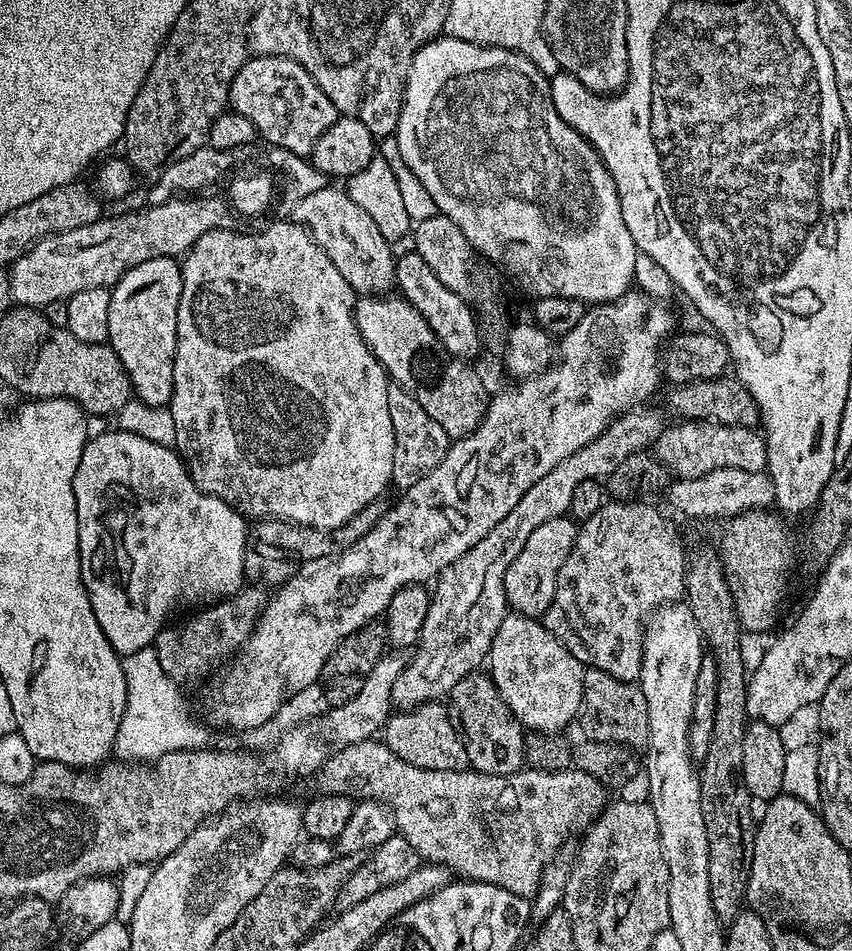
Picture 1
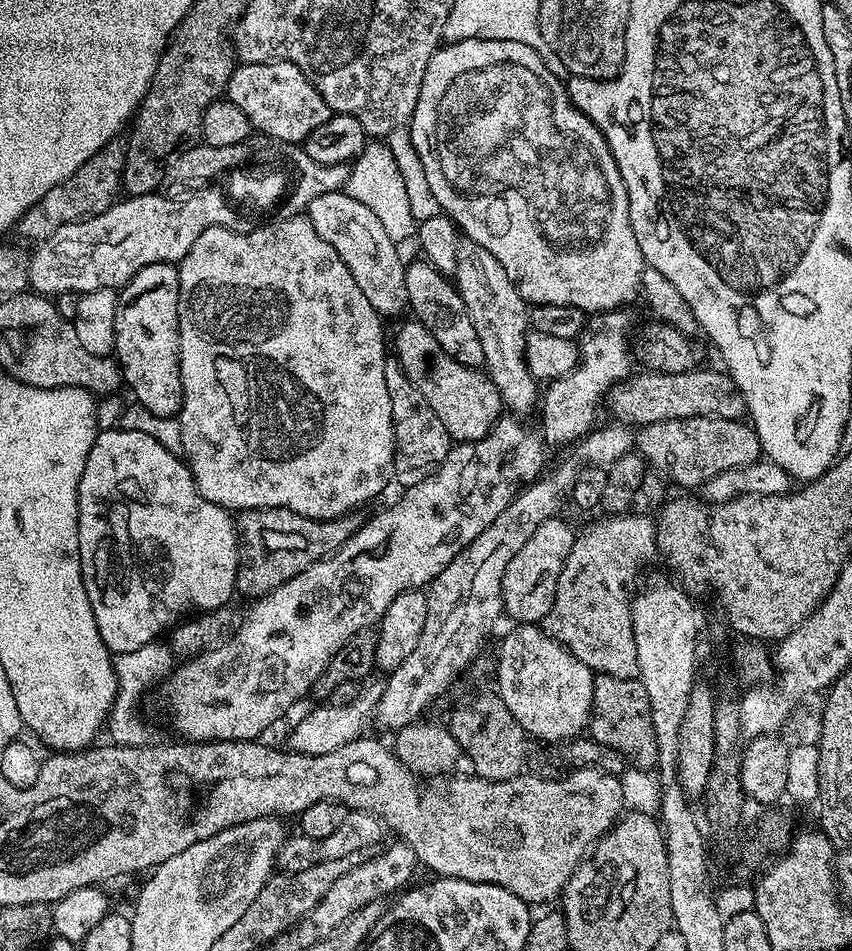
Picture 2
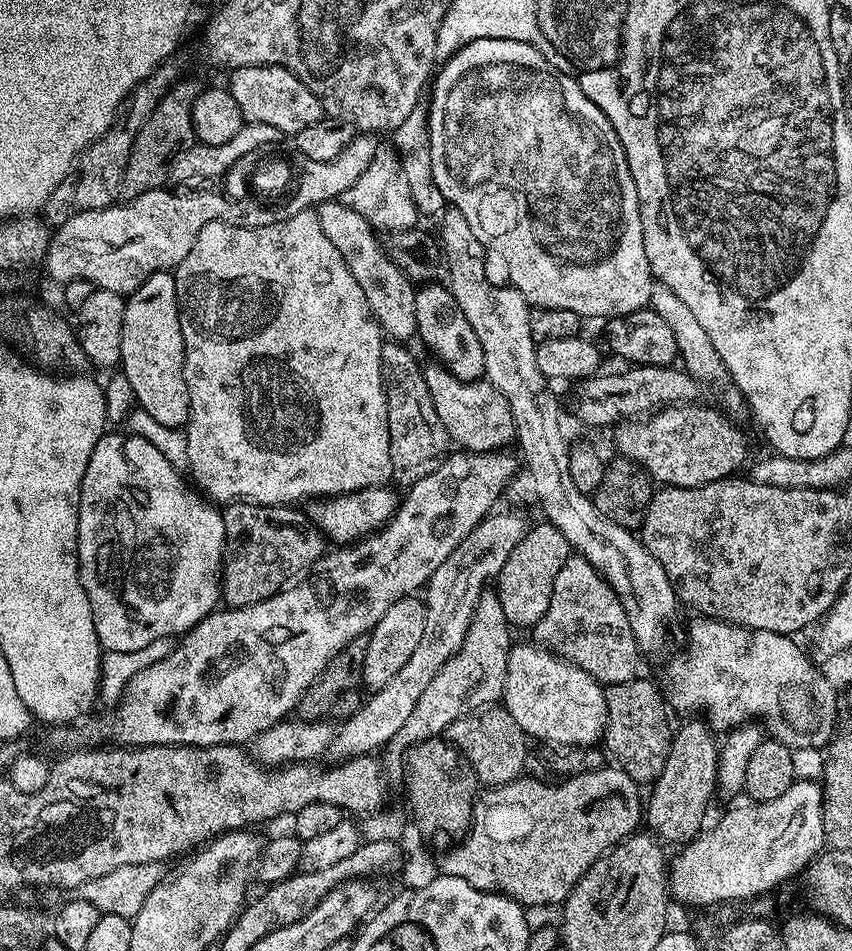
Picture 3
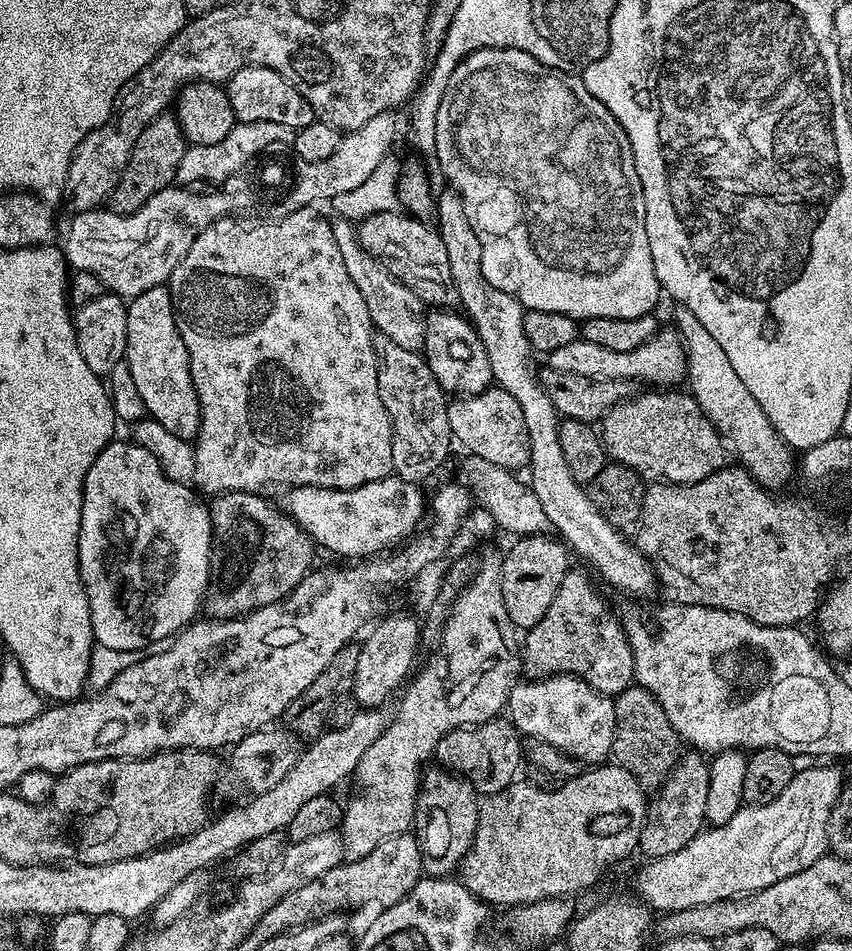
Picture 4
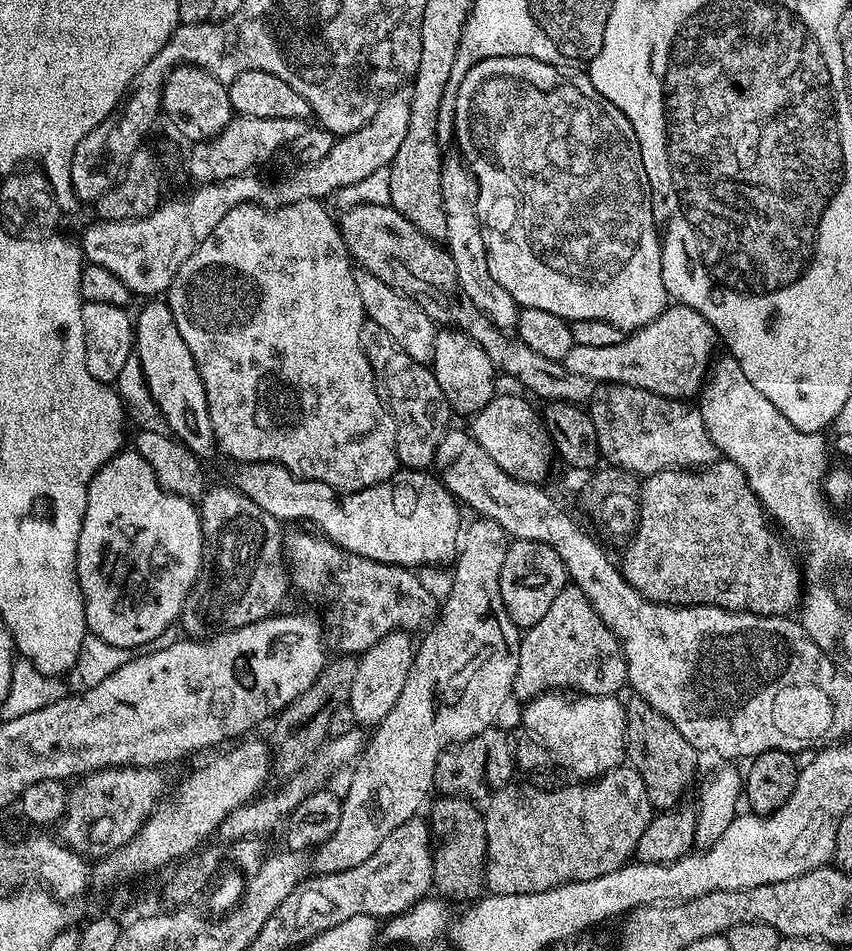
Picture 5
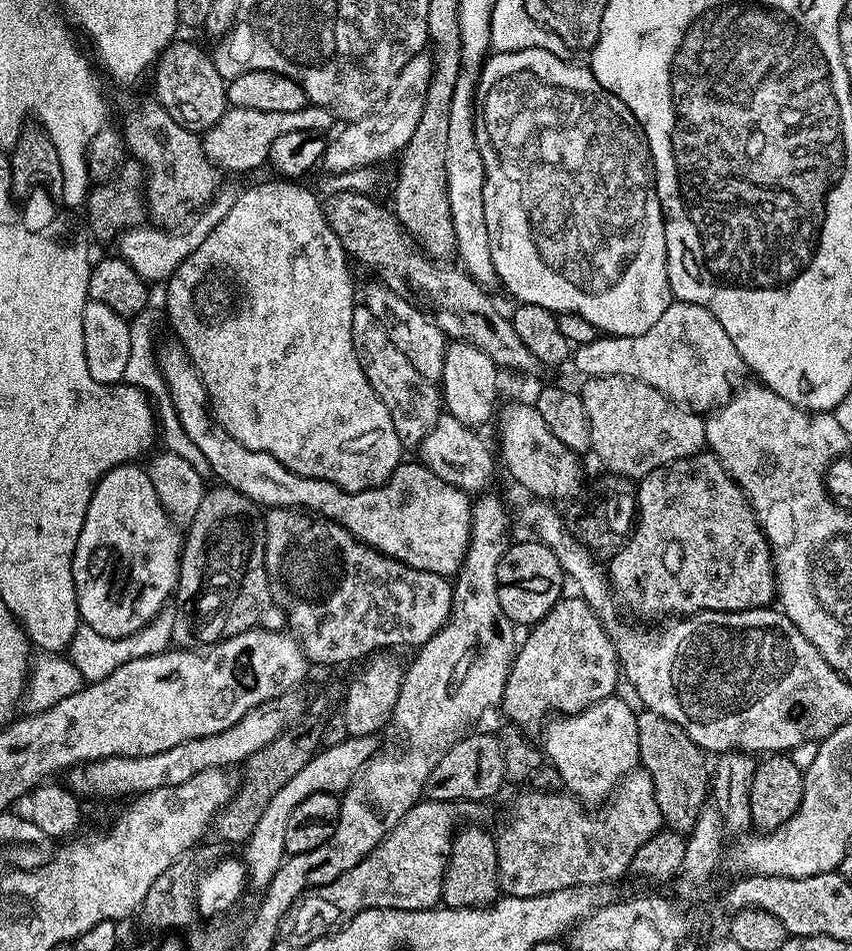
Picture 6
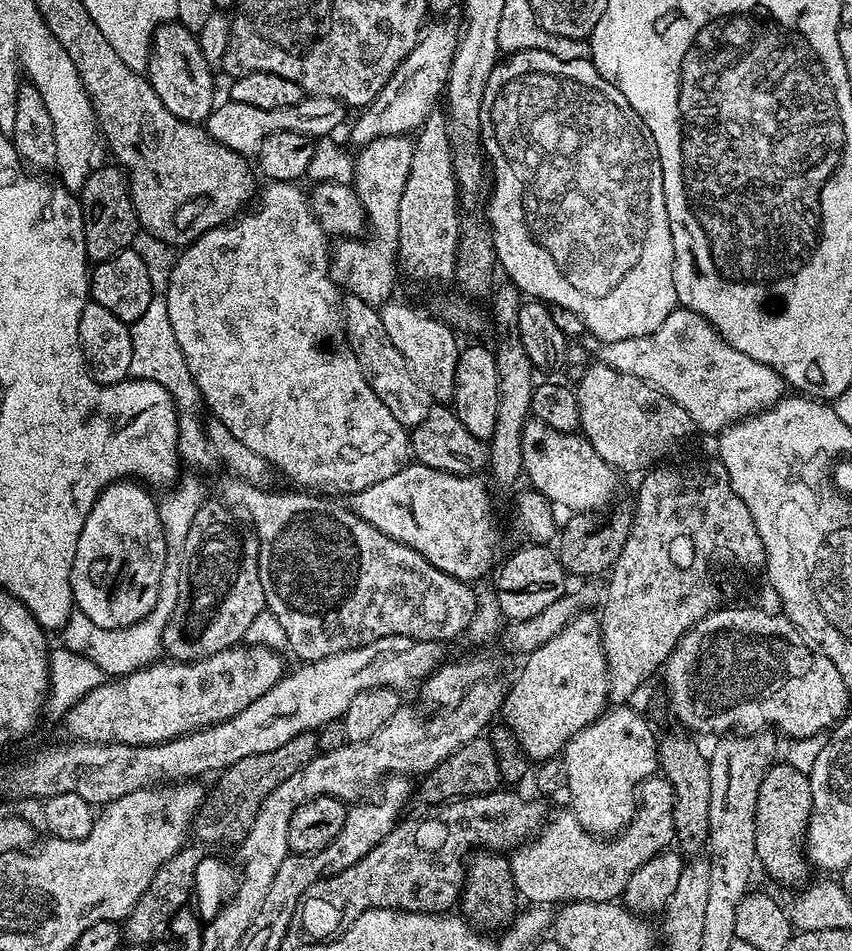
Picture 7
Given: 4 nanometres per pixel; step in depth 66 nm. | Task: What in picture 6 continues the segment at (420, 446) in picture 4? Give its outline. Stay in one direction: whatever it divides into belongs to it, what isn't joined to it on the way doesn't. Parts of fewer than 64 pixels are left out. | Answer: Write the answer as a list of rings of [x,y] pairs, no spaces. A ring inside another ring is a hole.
[[[357,306],[354,310],[354,326],[352,337],[356,353],[360,356],[360,365],[370,382],[370,386],[378,394],[380,401],[390,410],[394,430],[398,430],[401,449],[419,449],[420,443],[434,430],[434,422],[442,414],[442,397],[440,389],[433,381],[427,380],[410,366],[410,358],[390,342],[390,334],[370,314],[370,310],[363,306]]]

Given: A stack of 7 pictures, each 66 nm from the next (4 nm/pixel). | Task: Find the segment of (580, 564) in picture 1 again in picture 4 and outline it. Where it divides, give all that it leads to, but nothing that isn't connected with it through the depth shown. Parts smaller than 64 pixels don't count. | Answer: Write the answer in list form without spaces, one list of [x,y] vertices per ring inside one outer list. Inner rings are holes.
[[[569,570],[562,578],[562,586],[558,586],[558,594],[554,594],[554,602],[550,602],[550,610],[542,614],[542,622],[527,629],[522,640],[522,668],[532,678],[557,674],[576,676],[580,680],[585,680],[589,686],[604,696],[613,698],[622,690],[633,687],[636,679],[634,654],[628,641],[628,635],[624,632],[621,617],[615,616],[608,609],[603,594],[596,589],[595,582],[586,573]]]

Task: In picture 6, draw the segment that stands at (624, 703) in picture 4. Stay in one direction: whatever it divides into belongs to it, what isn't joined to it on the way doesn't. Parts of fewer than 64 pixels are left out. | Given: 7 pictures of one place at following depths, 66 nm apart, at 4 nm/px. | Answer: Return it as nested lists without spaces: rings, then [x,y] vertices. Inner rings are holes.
[[[647,710],[641,711],[636,717],[638,722],[638,750],[640,751],[639,767],[645,768],[654,782],[654,790],[658,798],[658,806],[662,810],[664,824],[671,831],[688,834],[698,822],[698,814],[710,800],[710,764],[707,764],[706,753],[674,722],[662,718]]]

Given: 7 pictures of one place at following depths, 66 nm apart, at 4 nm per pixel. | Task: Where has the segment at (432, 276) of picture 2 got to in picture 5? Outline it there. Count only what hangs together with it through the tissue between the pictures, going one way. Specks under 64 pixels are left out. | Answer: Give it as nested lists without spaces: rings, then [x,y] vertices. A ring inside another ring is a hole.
[[[444,326],[437,331],[430,367],[434,378],[438,378],[438,386],[442,386],[442,394],[446,394],[446,402],[453,413],[478,413],[497,395],[498,369],[490,362],[486,350],[478,346],[478,342],[455,328]]]

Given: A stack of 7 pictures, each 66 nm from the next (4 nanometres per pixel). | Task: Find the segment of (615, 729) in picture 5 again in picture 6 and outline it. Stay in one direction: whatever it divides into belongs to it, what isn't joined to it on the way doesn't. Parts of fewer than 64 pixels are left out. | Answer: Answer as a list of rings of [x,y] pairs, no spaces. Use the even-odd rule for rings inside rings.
[[[620,694],[607,696],[605,700],[594,702],[581,712],[561,715],[544,732],[542,751],[549,765],[556,767],[560,780],[565,784],[571,795],[575,796],[585,806],[600,806],[611,797],[616,790],[616,785],[623,780],[627,772],[633,772],[640,762],[638,750],[638,722],[637,713],[620,697]]]

